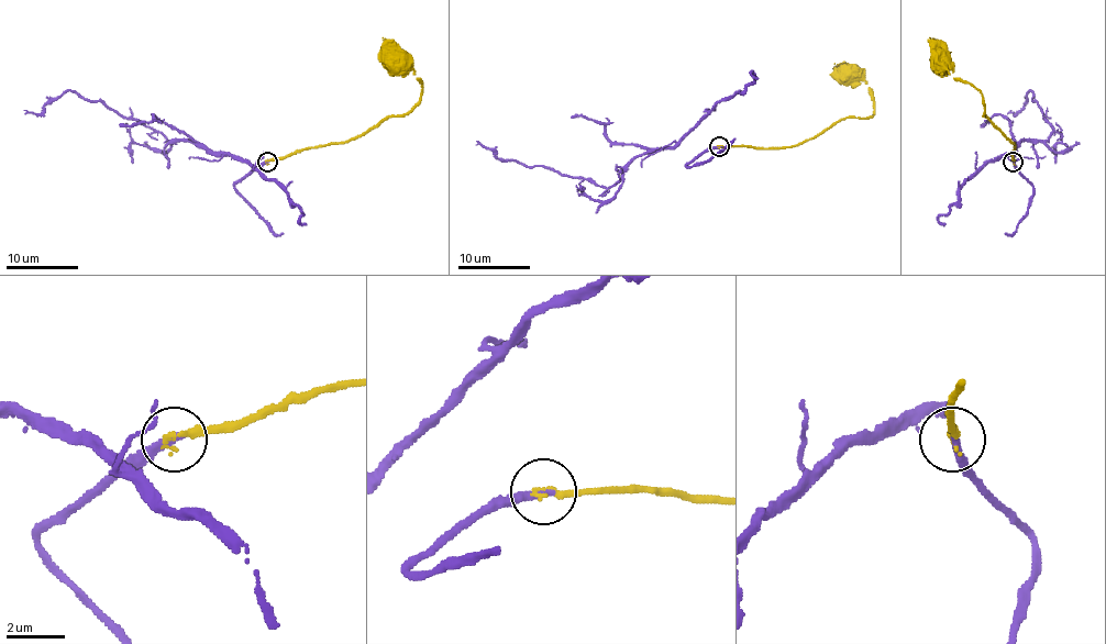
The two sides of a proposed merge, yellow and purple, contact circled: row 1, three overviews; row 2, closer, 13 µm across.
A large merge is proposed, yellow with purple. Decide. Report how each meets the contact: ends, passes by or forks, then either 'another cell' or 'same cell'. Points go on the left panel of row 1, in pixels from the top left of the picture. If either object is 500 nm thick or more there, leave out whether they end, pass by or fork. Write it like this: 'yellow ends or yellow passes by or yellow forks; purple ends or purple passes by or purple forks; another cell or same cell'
yellow ends; purple ends; same cell

